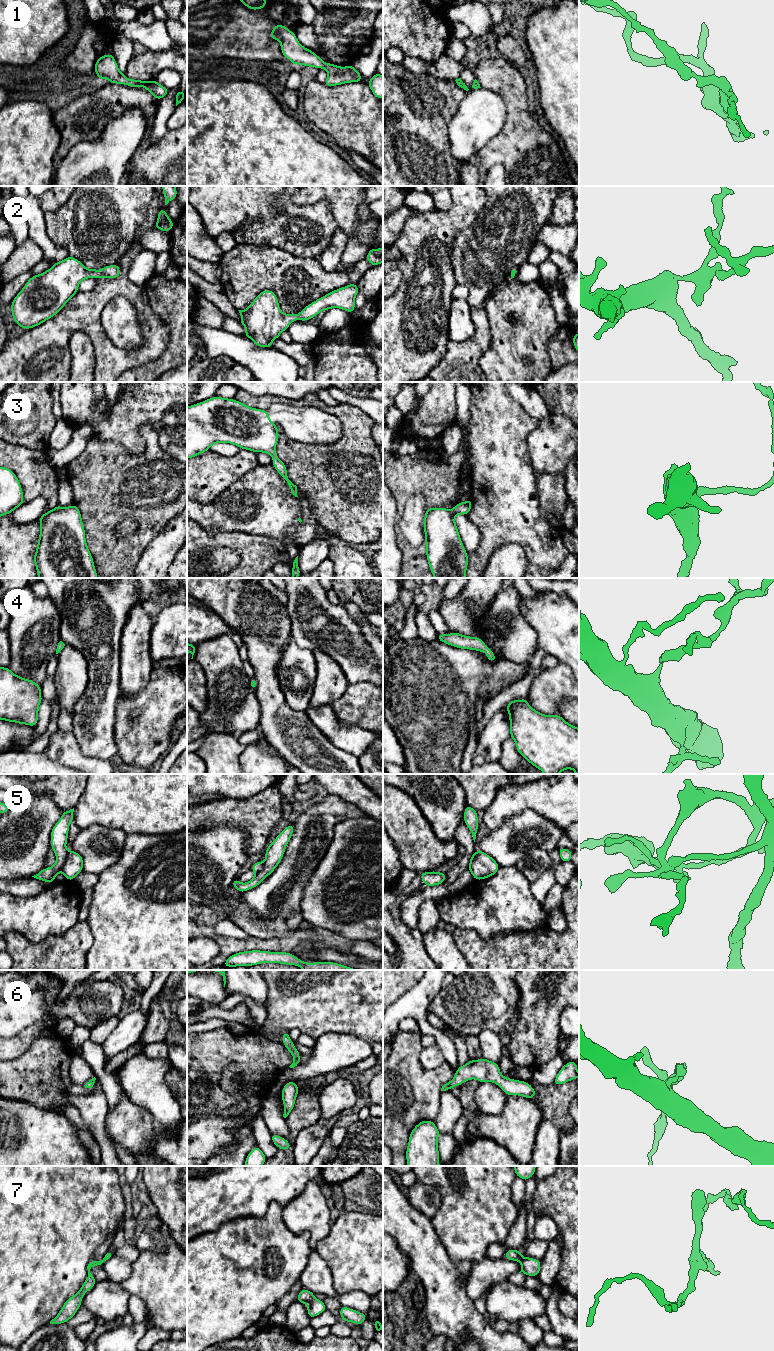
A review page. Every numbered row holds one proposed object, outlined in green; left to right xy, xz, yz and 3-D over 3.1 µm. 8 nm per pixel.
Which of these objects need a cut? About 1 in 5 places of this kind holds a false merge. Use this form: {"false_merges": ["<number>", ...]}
{"false_merges": ["5"]}

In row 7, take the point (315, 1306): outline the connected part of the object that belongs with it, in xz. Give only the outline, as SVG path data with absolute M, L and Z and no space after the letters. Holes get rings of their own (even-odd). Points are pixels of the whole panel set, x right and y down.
M303 1288L297 1297L297 1301L307 1304L307 1313L310 1318L316 1317L322 1312L326 1311L326 1306L323 1301L316 1299L313 1292Z

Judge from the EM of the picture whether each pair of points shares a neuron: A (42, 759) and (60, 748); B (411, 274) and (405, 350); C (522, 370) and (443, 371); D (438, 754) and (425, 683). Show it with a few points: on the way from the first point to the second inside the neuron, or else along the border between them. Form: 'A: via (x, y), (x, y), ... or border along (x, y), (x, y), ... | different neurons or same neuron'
A: border along (44, 752), (59, 763) | different neurons
B: via (411, 293), (410, 331) | same neuron
C: border along (488, 349), (479, 359), (481, 371) | different neurons
D: via (433, 736), (430, 701) | same neuron

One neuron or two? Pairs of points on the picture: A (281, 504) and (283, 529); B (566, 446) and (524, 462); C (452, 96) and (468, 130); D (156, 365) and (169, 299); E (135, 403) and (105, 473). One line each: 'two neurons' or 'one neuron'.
A: one neuron
B: two neurons
C: two neurons
D: one neuron
E: two neurons

